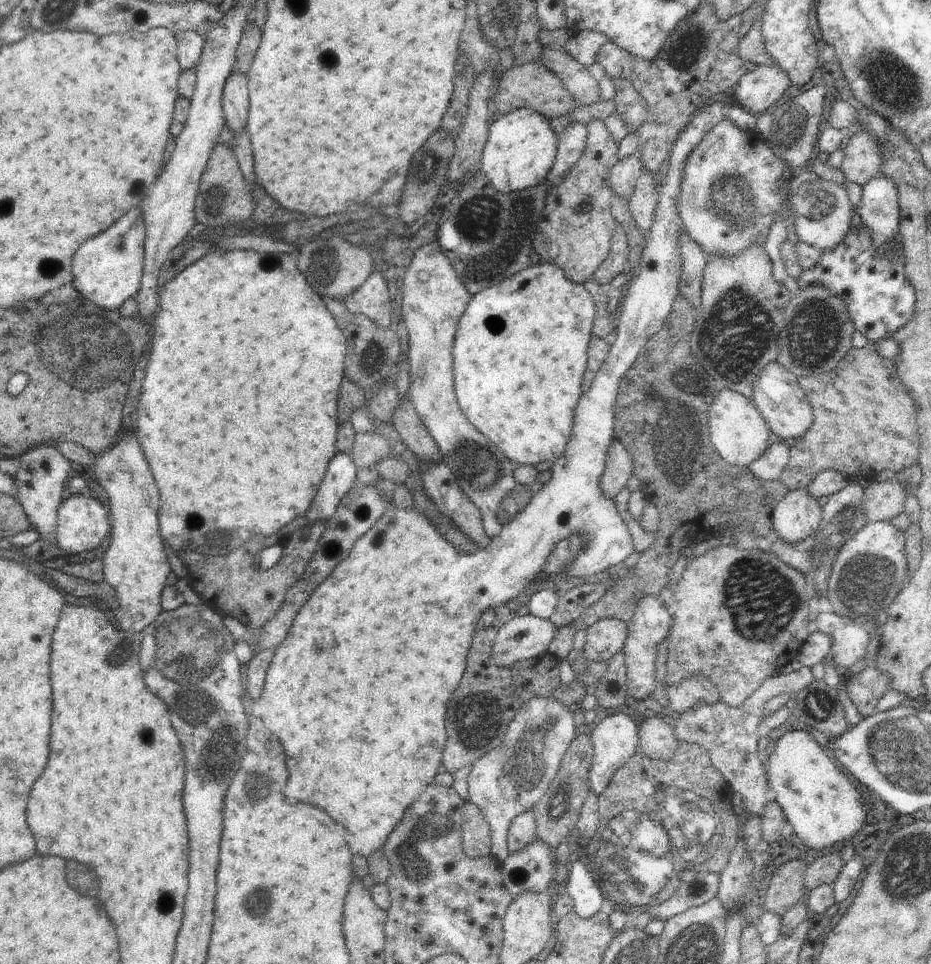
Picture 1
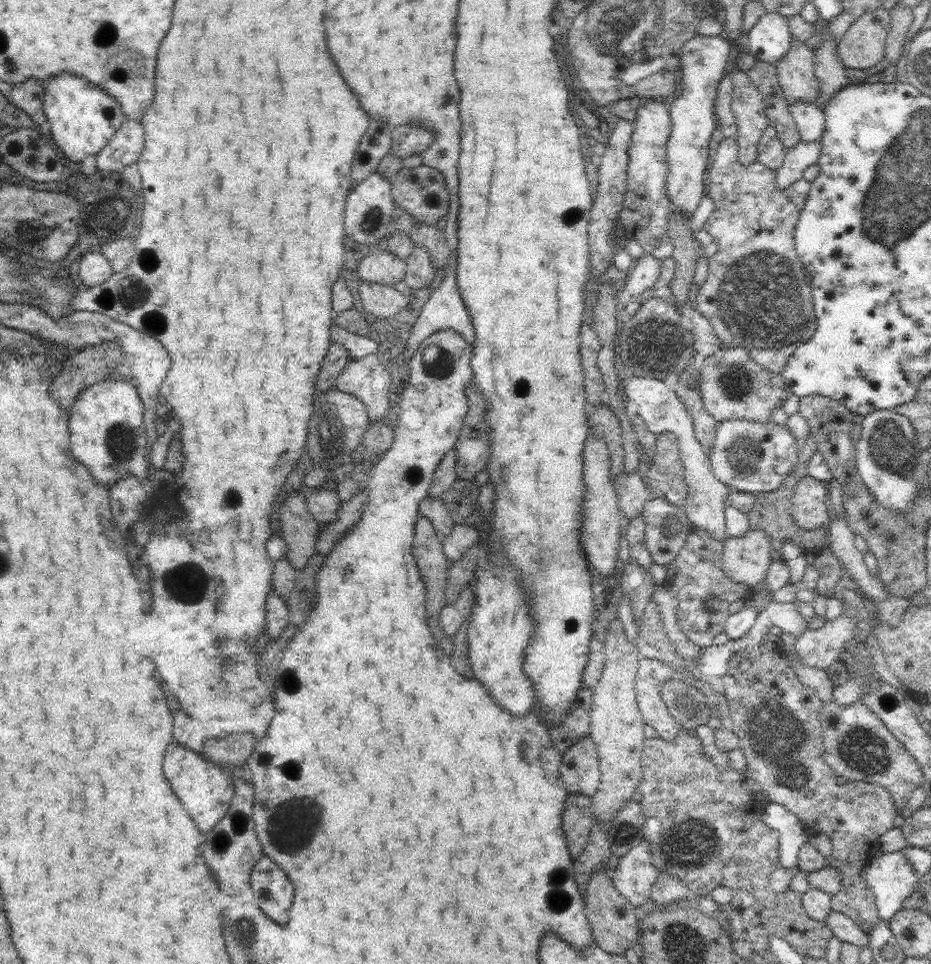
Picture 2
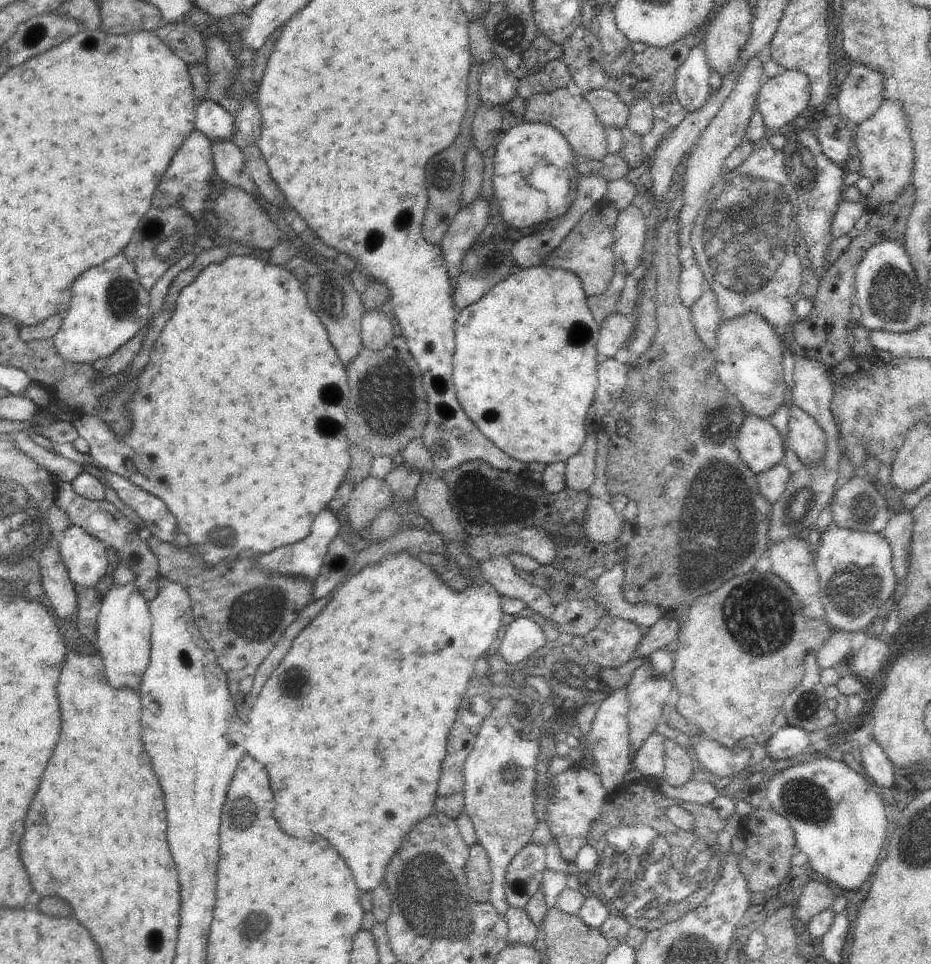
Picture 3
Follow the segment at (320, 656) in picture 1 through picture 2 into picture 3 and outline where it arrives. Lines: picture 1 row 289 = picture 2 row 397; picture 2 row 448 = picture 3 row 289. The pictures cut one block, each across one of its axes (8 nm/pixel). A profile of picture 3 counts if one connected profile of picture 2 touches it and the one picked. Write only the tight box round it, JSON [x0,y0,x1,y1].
[677,48,769,308]

